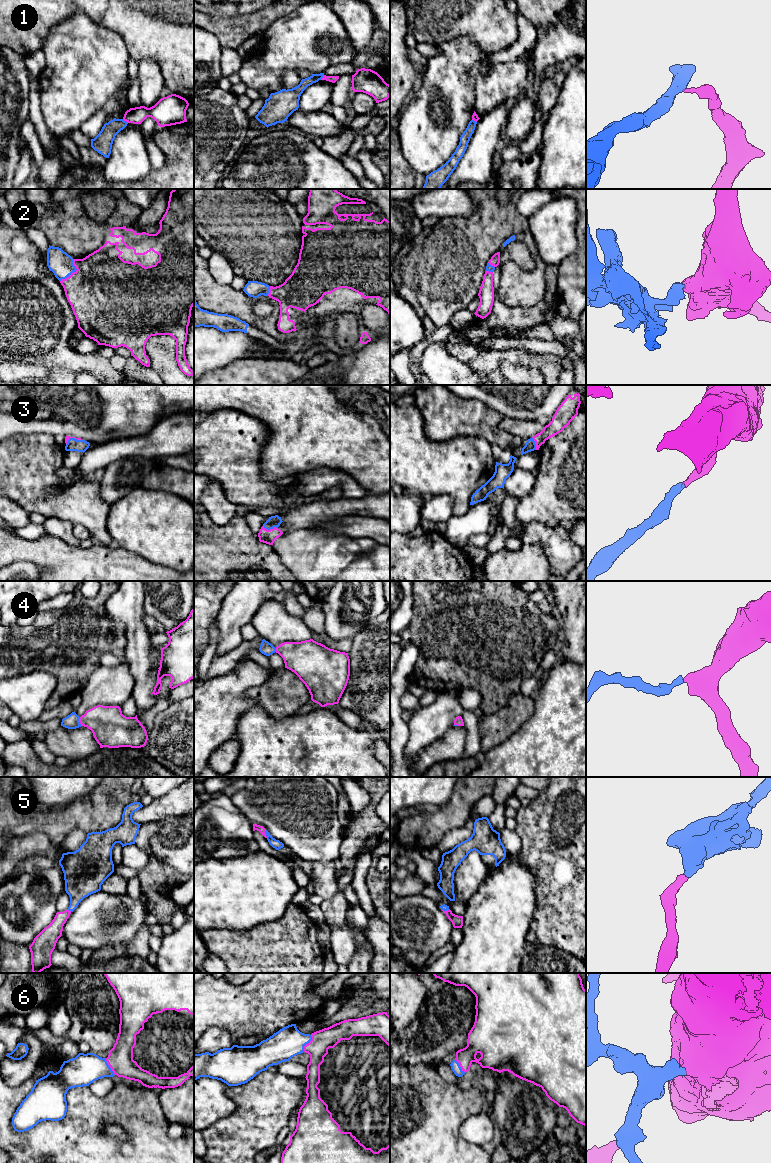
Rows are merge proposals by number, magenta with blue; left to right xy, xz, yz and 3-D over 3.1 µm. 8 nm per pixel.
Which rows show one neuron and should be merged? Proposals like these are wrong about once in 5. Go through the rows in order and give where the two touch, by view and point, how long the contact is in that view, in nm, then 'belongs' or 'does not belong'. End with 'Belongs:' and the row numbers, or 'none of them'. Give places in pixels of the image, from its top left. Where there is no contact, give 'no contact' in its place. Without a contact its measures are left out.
1: meets magenta in xy at (125, 120); contact 60 nm long; does not belong
2: meets magenta in xy at (73, 272); contact 220 nm long; belongs
3: meets magenta in xz at (270, 529); contact 120 nm long; belongs
4: meets magenta in xy at (79, 721); contact 70 nm long; belongs
5: meets magenta in xz at (265, 834); contact 70 nm long; belongs
6: meets magenta in xz at (308, 1043); contact 150 nm long; belongs
Belongs: 2, 3, 4, 5, 6

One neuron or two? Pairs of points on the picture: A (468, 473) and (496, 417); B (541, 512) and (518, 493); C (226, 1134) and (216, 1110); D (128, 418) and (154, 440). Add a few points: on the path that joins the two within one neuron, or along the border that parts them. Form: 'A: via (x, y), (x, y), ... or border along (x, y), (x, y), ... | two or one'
A: border along (462, 436), (483, 437), (492, 446) | two
B: border along (535, 478), (532, 489), (518, 501) | two
C: border along (229, 1097), (235, 1104), (235, 1109), (204, 1129) | two
D: border along (163, 417), (147, 433), (124, 438) | two

